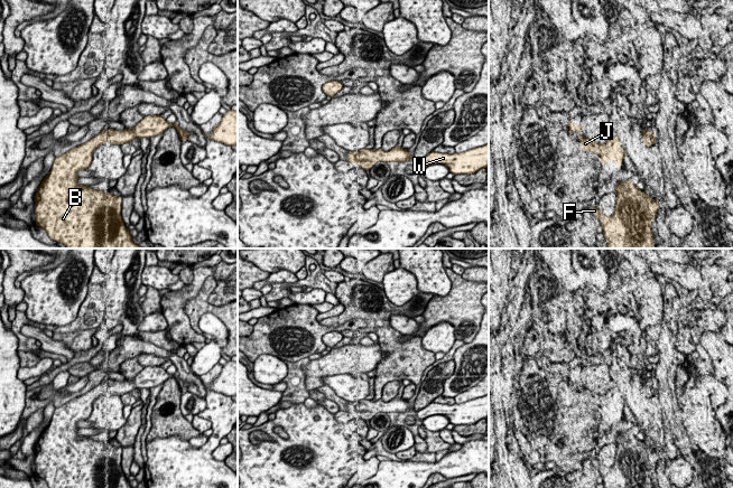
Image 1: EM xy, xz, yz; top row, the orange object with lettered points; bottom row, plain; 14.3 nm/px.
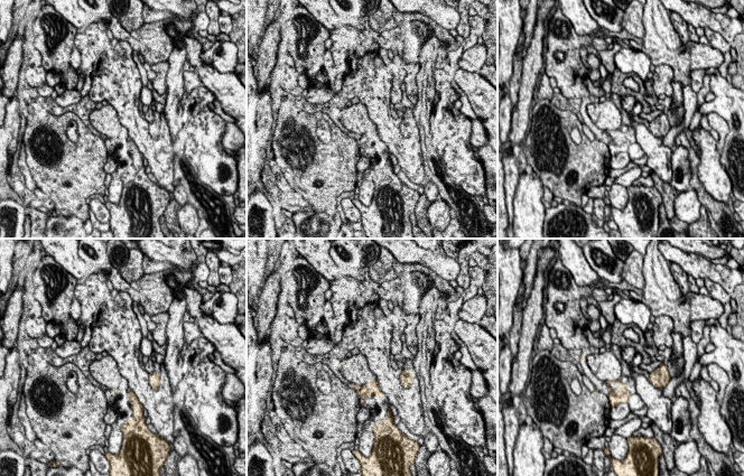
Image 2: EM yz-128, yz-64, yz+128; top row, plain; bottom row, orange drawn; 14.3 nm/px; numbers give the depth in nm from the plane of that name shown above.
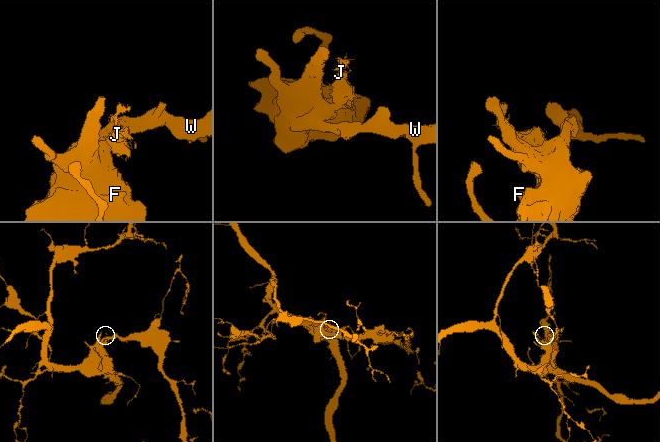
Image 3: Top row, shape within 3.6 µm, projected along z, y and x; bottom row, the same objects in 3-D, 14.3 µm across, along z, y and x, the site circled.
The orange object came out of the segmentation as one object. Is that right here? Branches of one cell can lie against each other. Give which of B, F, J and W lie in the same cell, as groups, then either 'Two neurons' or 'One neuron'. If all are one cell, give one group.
Groups: B F J W. One neuron

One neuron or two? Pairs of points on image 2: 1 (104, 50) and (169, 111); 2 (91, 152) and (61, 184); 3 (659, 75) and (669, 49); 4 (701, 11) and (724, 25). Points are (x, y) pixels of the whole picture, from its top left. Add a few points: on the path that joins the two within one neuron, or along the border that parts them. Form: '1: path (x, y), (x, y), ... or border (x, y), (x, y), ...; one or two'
1: border (163, 112), (169, 128); two
2: path (84, 160), (68, 176); one
3: border (656, 65), (668, 65), (672, 71), (673, 78); two
4: path (707, 17), (718, 22); one

